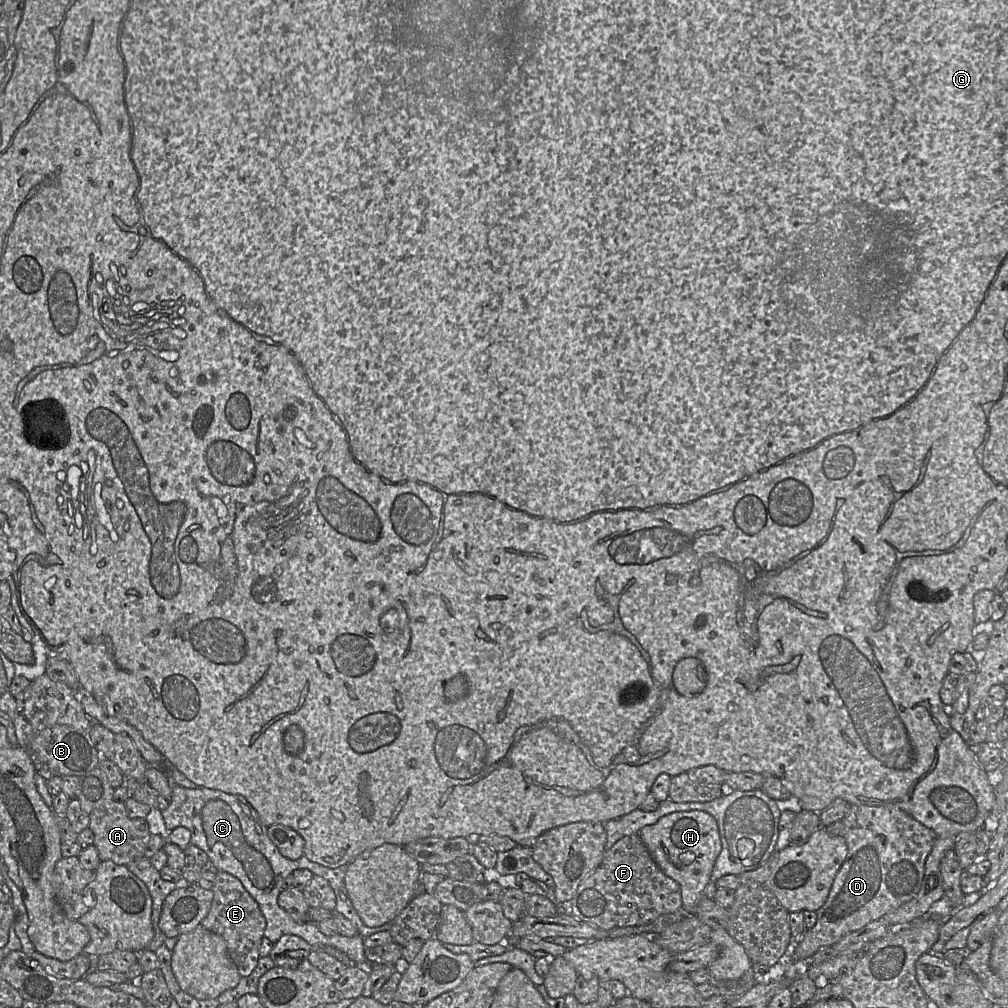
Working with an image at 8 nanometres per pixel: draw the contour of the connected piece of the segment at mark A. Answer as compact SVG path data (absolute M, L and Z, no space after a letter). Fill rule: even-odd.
M98 767L80 777L78 797L82 810L89 816L89 828L94 834L93 845L97 848L101 861L111 860L118 865L129 863L145 857L144 850L150 836L145 818L131 819L125 803L114 799L114 788L105 773Z

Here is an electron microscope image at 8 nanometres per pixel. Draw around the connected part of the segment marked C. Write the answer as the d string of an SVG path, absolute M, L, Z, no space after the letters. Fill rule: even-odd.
M173 785L171 799L165 803L165 808L161 810L161 813L169 833L177 827L189 829L191 832L190 844L206 852L210 859L210 866L215 871L227 872L241 881L258 903L266 919L265 937L275 943L283 935L296 935L307 941L313 949L323 949L325 946L334 947L347 954L356 966L367 968L364 938L377 932L389 931L391 922L377 927L368 927L363 923L346 890L345 874L348 864L329 868L310 861L304 855L297 860L284 857L270 840L267 827L261 823L257 811L239 794L229 794L206 787L189 789ZM298 869L309 869L314 875L321 876L330 883L336 895L335 910L357 927L358 935L347 937L338 933L327 936L320 931L317 923L298 923L279 906L278 896L283 890L285 879Z

